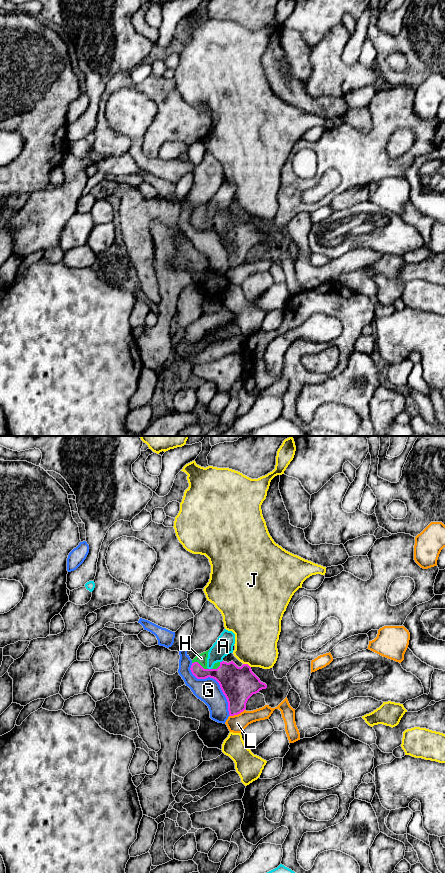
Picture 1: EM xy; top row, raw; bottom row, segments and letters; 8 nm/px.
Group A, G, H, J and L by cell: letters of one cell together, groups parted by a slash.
A / G / H / J / L

